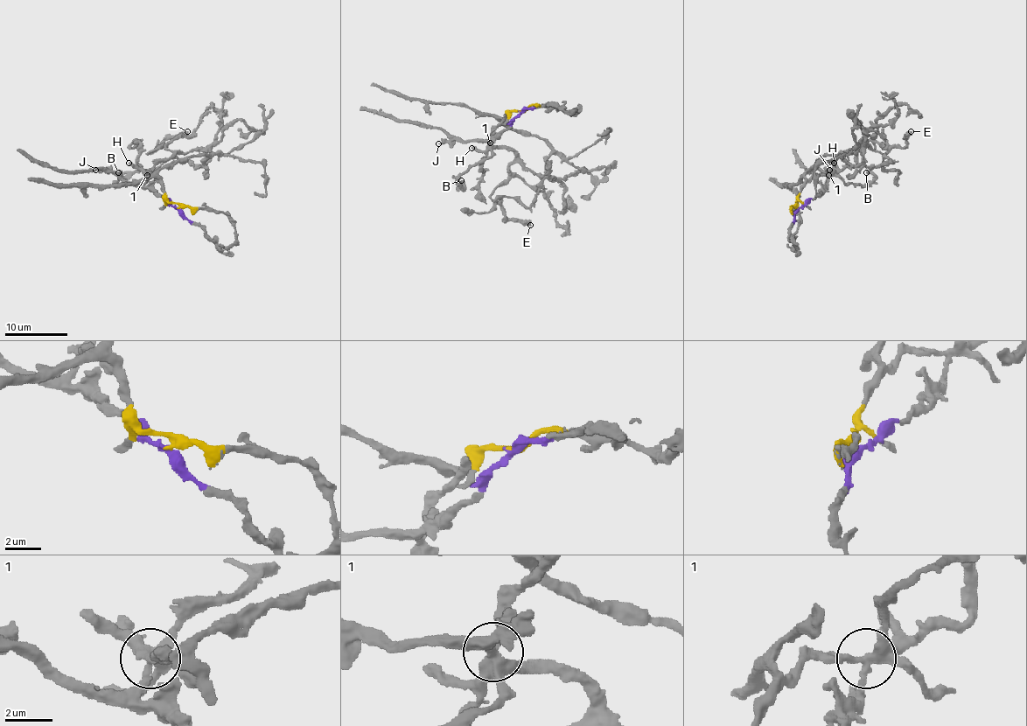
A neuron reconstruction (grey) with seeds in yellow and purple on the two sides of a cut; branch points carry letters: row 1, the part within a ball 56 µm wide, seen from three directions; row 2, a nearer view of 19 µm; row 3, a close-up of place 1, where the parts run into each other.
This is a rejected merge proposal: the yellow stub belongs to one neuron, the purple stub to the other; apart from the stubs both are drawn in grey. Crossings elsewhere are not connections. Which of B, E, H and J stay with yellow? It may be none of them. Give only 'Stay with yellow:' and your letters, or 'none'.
Stay with yellow: H

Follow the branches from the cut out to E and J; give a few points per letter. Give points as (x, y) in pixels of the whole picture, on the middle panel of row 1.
E: (520, 111), (488, 143), (510, 149), (514, 158), (508, 177), (491, 197), (506, 219), (526, 220), (530, 225)
J: (520, 111), (508, 127), (488, 139), (438, 144)

